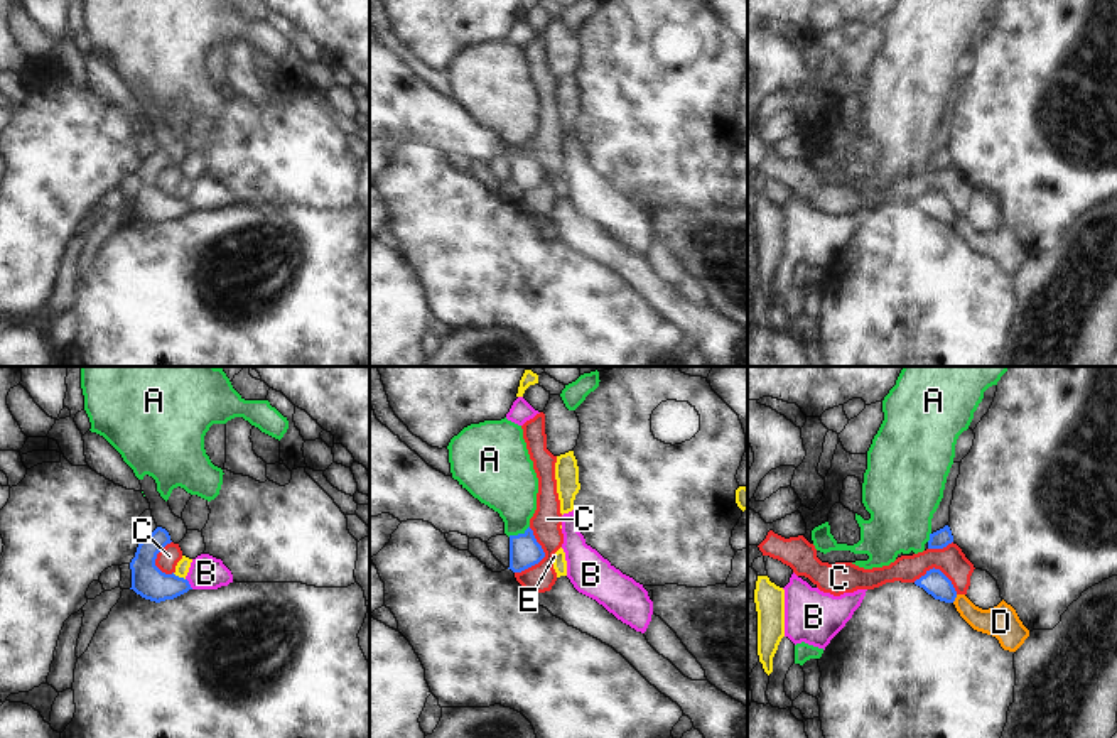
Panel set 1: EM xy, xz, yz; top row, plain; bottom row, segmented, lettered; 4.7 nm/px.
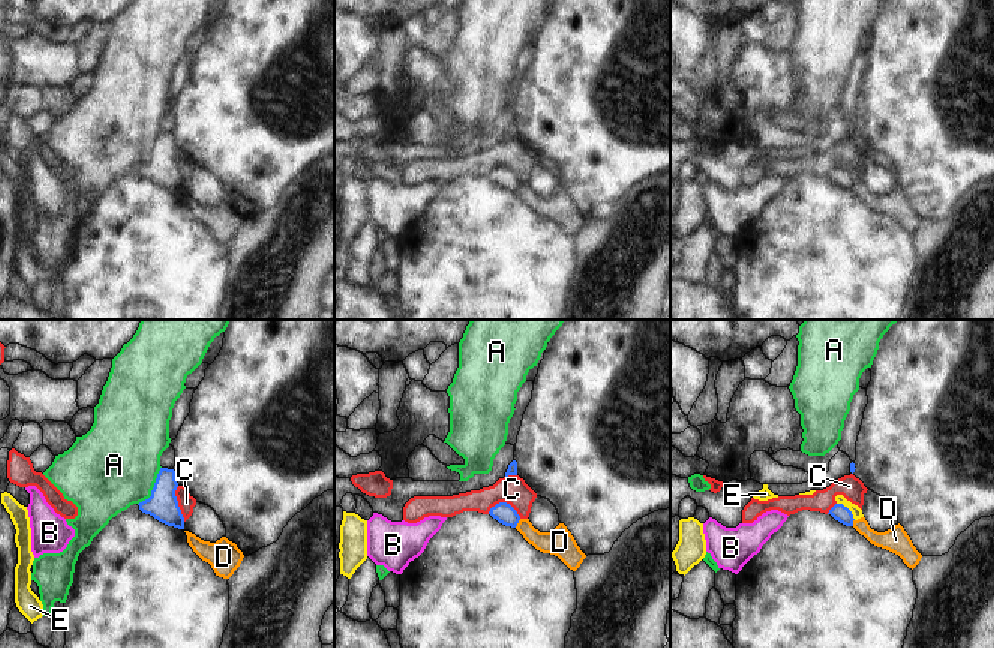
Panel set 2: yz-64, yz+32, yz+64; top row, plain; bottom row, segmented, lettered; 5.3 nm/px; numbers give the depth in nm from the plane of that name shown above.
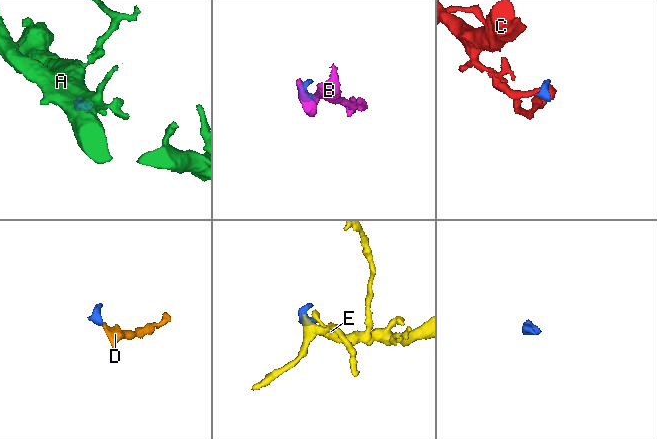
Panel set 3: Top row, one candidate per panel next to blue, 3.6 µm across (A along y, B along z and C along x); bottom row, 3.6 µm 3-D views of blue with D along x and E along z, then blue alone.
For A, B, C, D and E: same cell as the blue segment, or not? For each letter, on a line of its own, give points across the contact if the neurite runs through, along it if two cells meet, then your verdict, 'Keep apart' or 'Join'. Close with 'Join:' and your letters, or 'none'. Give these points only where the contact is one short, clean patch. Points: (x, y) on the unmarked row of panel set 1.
A: Boundary: xz (528, 147), (522, 154), (508, 157). Keep apart
B: Boundary: xy (186, 200), (193, 210). Keep apart
C: Boundary: xz (528, 149), (544, 178), (515, 195). Keep apart
D: Boundary: yz (957, 217), (952, 223). Keep apart
E: Boundary: xy (172, 195), (184, 201). Keep apart
Join: none.

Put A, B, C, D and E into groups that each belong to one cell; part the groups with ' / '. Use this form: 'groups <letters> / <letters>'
groups A / B / C / D E

